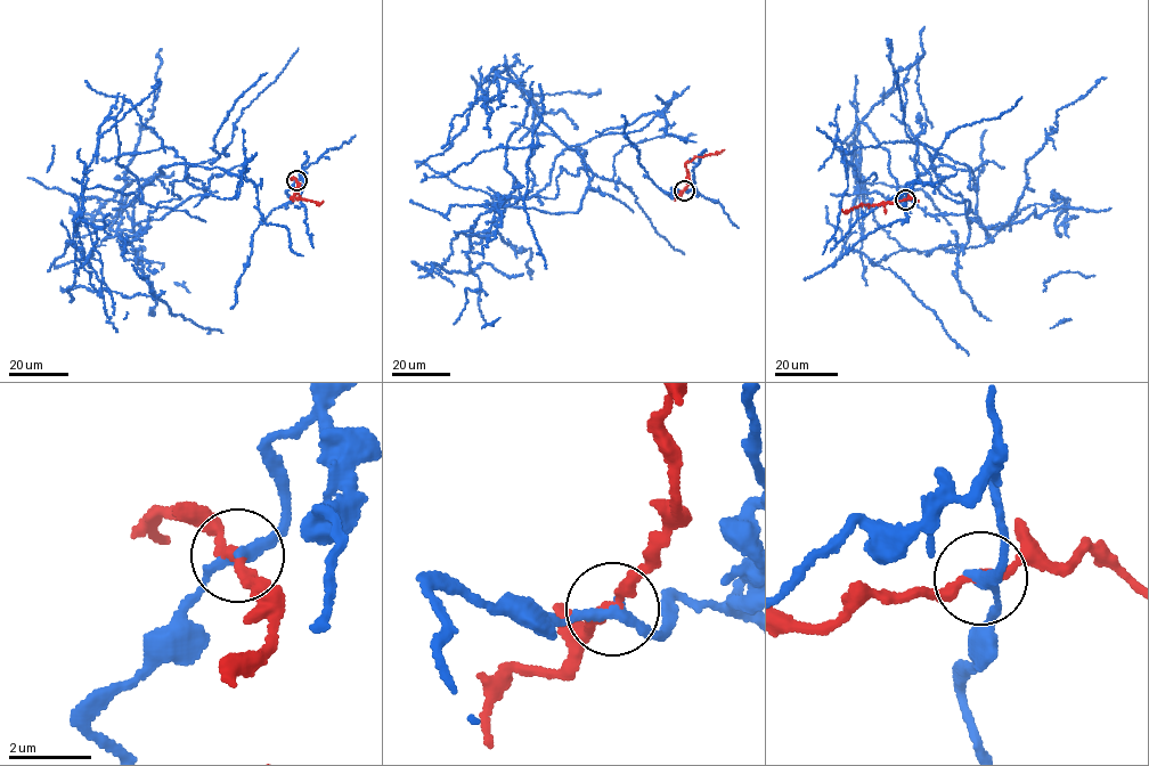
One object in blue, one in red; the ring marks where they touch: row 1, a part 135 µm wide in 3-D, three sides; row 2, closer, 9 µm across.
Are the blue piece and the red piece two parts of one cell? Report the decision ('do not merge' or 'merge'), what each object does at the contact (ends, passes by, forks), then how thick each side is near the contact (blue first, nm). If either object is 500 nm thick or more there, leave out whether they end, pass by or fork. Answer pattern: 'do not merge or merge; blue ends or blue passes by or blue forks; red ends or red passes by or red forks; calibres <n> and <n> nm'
do not merge; blue passes by; red passes by; calibres 260 and 240 nm

